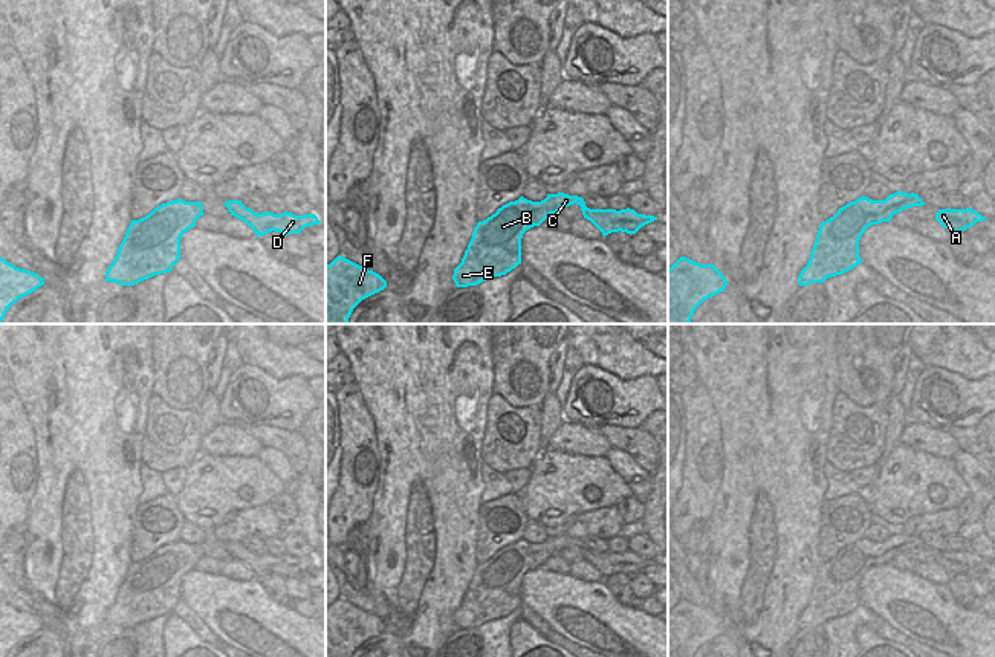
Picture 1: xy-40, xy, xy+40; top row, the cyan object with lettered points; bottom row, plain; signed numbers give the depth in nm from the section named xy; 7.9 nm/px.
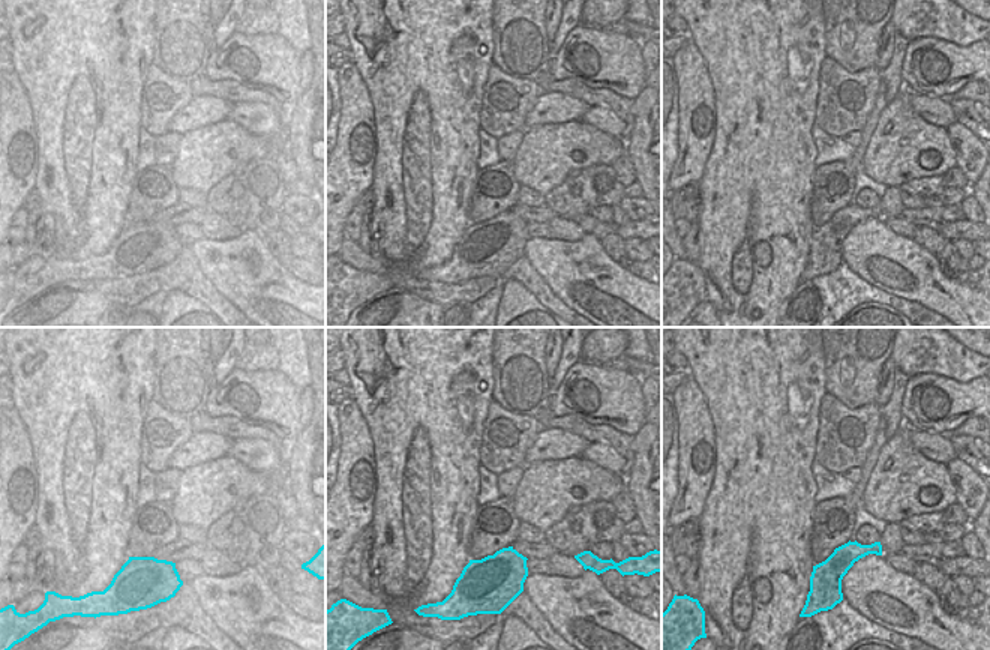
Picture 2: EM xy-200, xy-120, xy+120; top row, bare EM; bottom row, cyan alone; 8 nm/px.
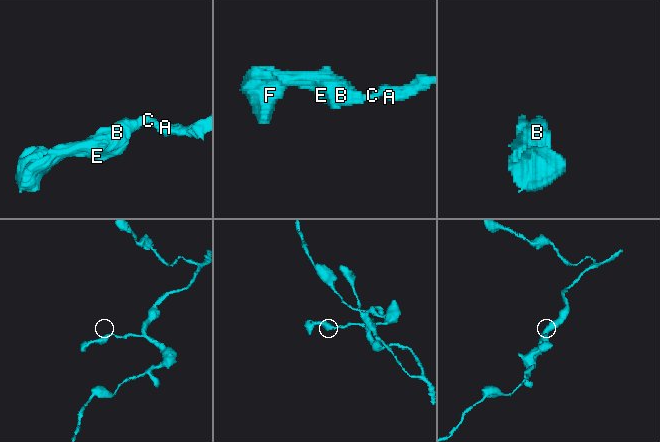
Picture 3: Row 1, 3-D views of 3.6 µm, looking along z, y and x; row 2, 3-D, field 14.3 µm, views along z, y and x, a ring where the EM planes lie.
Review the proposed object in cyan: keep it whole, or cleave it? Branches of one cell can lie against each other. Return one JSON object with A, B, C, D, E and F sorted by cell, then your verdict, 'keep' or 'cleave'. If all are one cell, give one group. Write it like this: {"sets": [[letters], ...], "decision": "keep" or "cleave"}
{"sets": [["A", "B", "C", "D", "E", "F"]], "decision": "keep"}

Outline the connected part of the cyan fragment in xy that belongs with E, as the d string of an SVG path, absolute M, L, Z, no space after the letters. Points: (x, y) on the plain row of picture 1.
M564 535L547 536L541 544L532 544L521 538L477 565L462 605L454 611L455 628L477 628L515 611L521 607L523 576L540 568L550 556L573 545L581 549L584 561L590 562L604 579L619 573L631 578L657 562L654 558L637 556L630 550L621 553L590 552L582 539Z

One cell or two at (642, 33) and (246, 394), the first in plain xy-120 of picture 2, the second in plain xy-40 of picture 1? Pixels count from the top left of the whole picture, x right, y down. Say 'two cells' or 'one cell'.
two cells

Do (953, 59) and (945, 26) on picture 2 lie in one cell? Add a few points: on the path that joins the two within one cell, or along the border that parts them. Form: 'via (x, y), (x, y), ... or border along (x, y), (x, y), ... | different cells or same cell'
border along (912, 41), (942, 38), (959, 45), (974, 44) | different cells

